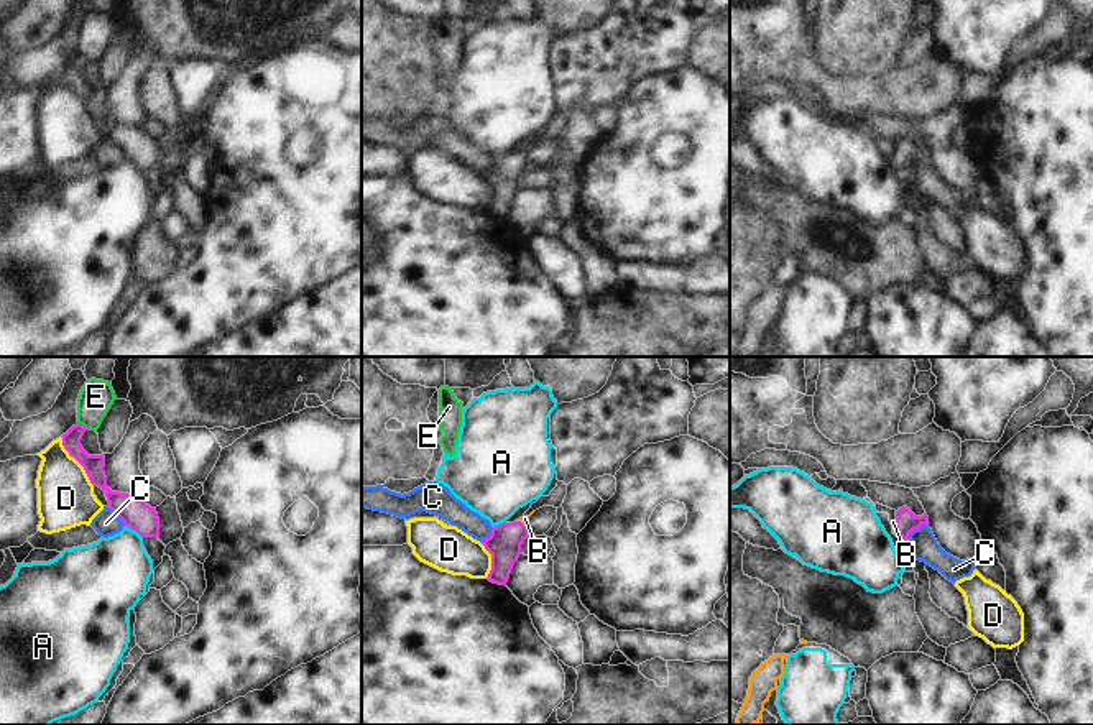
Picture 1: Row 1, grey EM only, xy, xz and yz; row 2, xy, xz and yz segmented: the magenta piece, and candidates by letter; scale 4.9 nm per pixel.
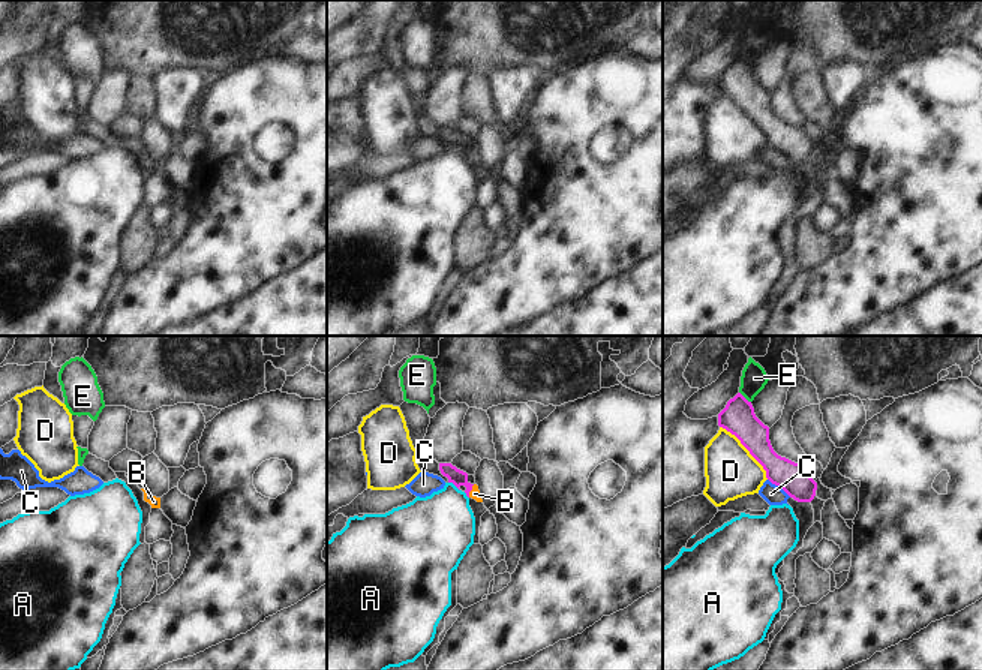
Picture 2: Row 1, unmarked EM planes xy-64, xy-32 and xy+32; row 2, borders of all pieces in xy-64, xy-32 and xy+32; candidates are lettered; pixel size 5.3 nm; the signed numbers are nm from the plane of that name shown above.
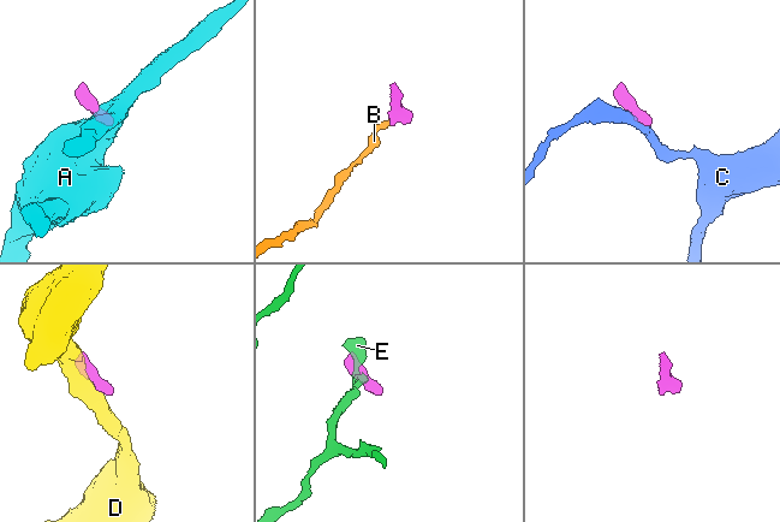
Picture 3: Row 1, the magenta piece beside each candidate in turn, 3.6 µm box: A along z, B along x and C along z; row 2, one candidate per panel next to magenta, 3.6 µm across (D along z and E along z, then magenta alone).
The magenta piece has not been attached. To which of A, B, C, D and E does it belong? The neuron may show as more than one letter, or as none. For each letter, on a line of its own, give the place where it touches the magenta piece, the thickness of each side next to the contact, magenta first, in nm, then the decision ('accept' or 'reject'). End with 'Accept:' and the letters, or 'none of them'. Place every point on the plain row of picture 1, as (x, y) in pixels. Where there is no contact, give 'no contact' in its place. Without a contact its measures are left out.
A: contact xy (133, 161); calibres 150 and 360 nm; reject
B: contact yz (896, 160); calibres 110 and 20 nm; accept
C: contact yz (916, 160); calibres 110 and 130 nm; reject
D: contact xy (76, 91); calibres 100 and 280 nm; reject
E: contact xy (83, 58); calibres 100 and 160 nm; reject
Accept: B

